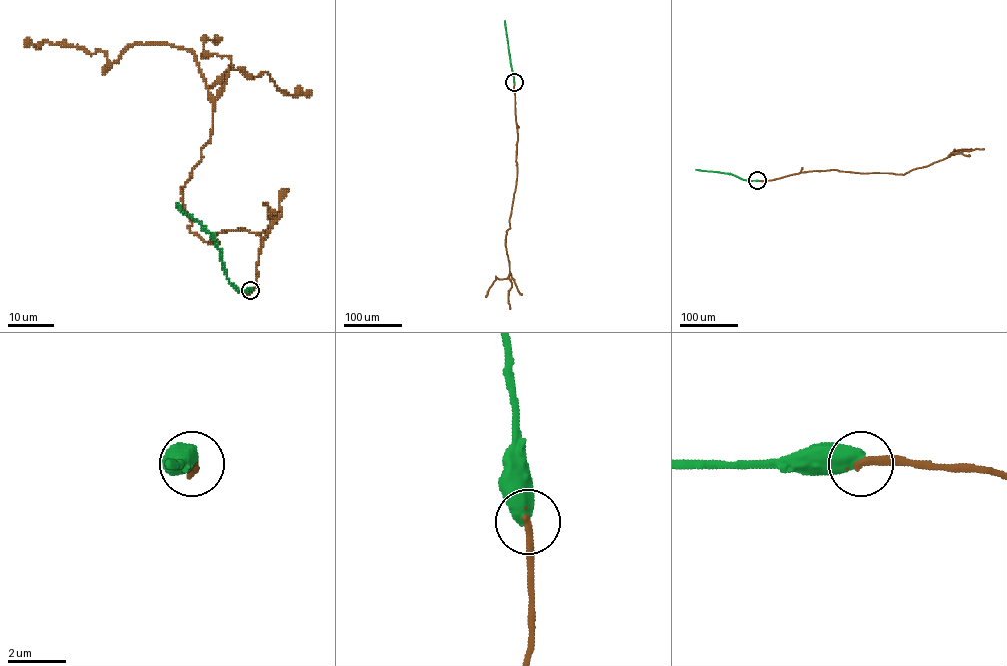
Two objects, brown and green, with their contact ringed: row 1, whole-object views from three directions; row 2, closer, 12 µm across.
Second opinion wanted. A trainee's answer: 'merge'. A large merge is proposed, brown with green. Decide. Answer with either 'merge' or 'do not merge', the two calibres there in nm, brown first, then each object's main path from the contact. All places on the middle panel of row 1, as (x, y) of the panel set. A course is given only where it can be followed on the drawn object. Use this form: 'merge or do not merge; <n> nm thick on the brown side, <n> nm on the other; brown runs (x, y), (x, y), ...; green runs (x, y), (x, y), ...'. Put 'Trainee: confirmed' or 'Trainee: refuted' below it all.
do not merge; 280 nm thick on the brown side, 600 nm on the other; brown runs (514, 82), (517, 168), (510, 228), (505, 237), (509, 275), (506, 278), (496, 278), (485, 297); green runs (514, 82), (504, 20)
Trainee: refuted

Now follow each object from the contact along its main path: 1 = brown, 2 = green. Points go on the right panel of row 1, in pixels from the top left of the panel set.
1: (757, 180), (831, 169), (904, 174), (949, 157), (954, 149), (953, 152), (972, 149)
2: (757, 180), (695, 169)

